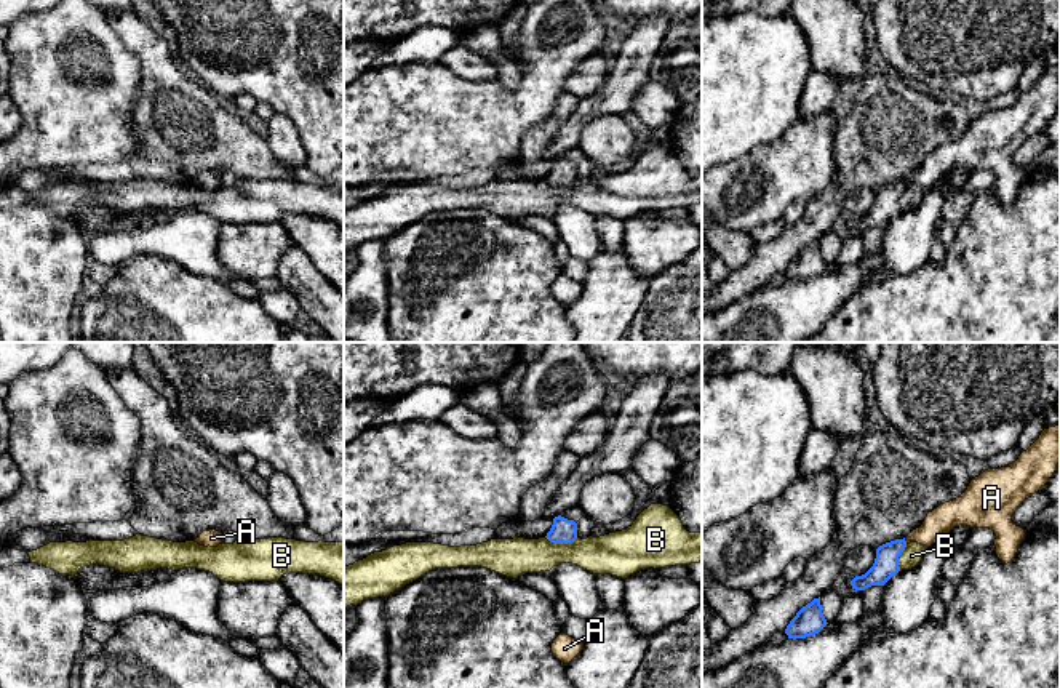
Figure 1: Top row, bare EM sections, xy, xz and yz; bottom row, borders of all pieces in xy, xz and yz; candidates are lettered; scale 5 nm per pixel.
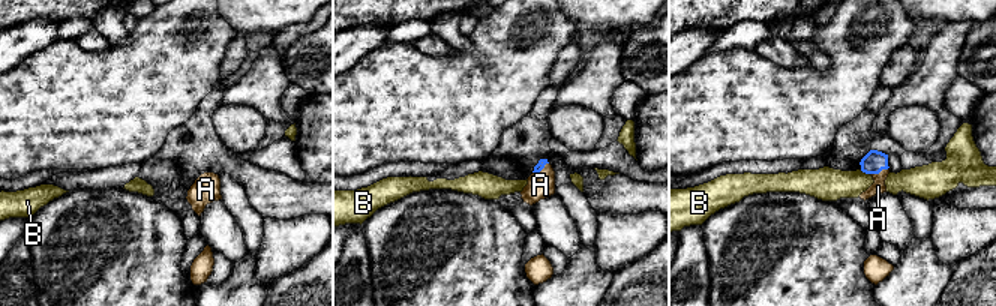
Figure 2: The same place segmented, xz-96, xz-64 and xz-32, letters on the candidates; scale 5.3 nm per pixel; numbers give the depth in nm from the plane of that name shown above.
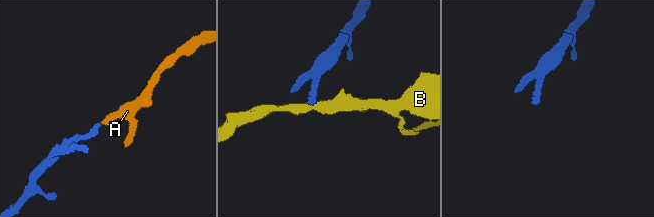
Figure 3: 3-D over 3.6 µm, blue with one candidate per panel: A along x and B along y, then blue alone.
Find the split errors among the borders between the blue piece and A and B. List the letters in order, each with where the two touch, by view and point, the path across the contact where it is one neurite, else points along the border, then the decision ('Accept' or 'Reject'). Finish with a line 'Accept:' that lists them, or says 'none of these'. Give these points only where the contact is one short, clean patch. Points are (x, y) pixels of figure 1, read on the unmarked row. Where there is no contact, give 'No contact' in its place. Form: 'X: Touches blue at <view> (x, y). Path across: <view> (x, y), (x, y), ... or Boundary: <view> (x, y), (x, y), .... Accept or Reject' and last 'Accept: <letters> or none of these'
A: Touches blue at yz (905, 183). Path across: yz (886, 205), (886, 200), (905, 183), (926, 176), (939, 164). Accept
B: Touches blue at xz (561, 184). Boundary: xz (545, 178), (553, 184), (573, 184), (577, 180). Reject
Accept: A

